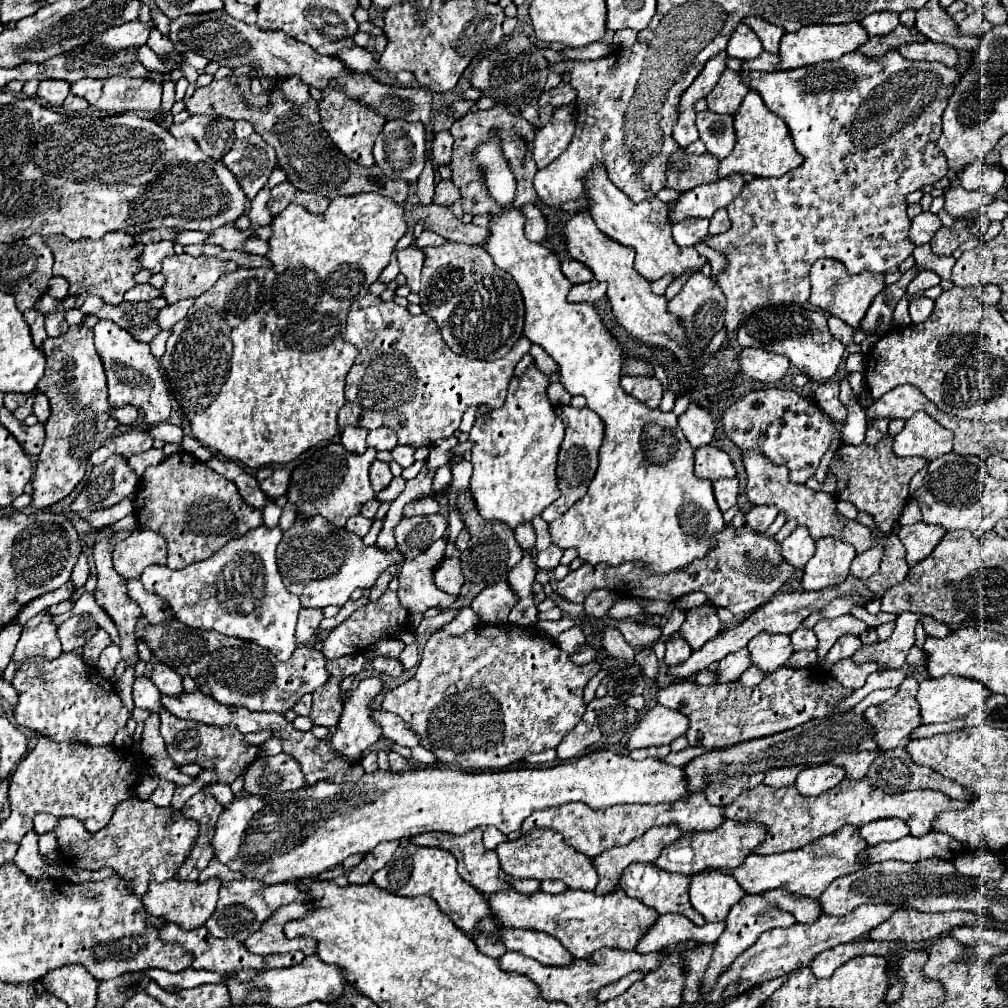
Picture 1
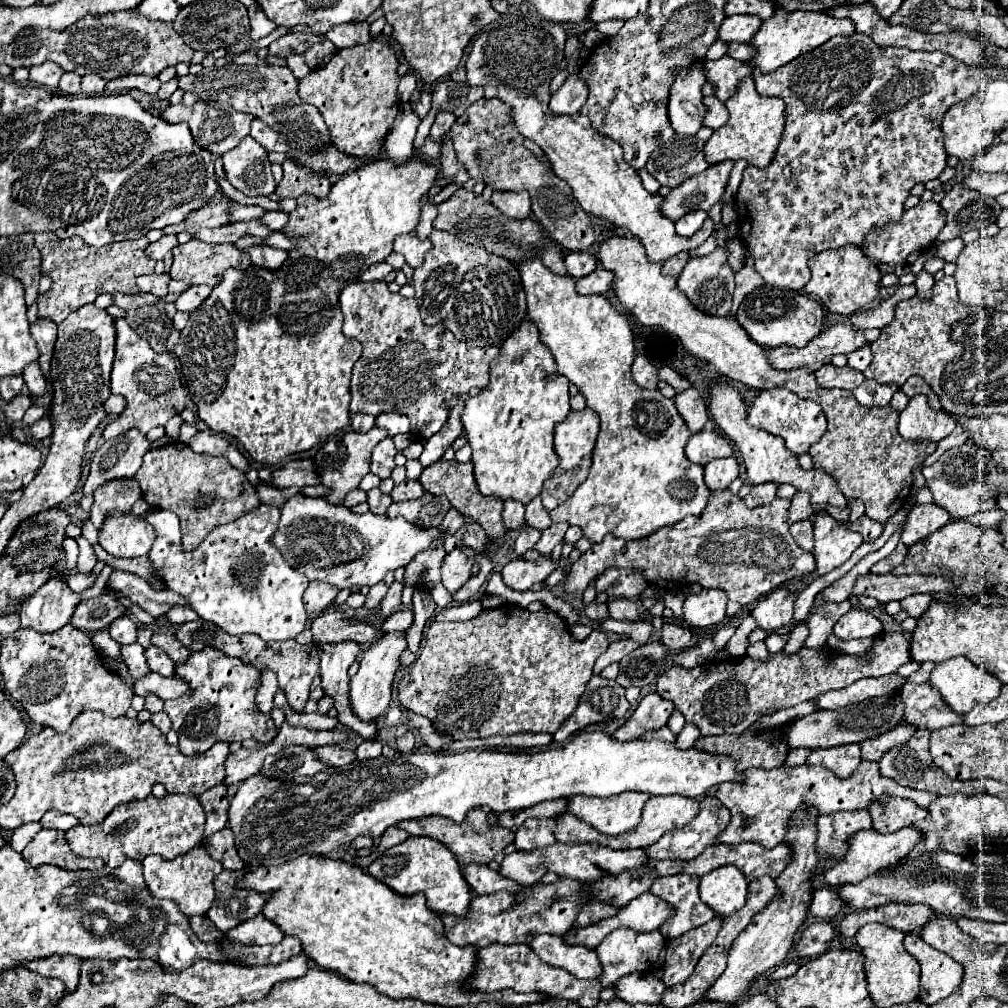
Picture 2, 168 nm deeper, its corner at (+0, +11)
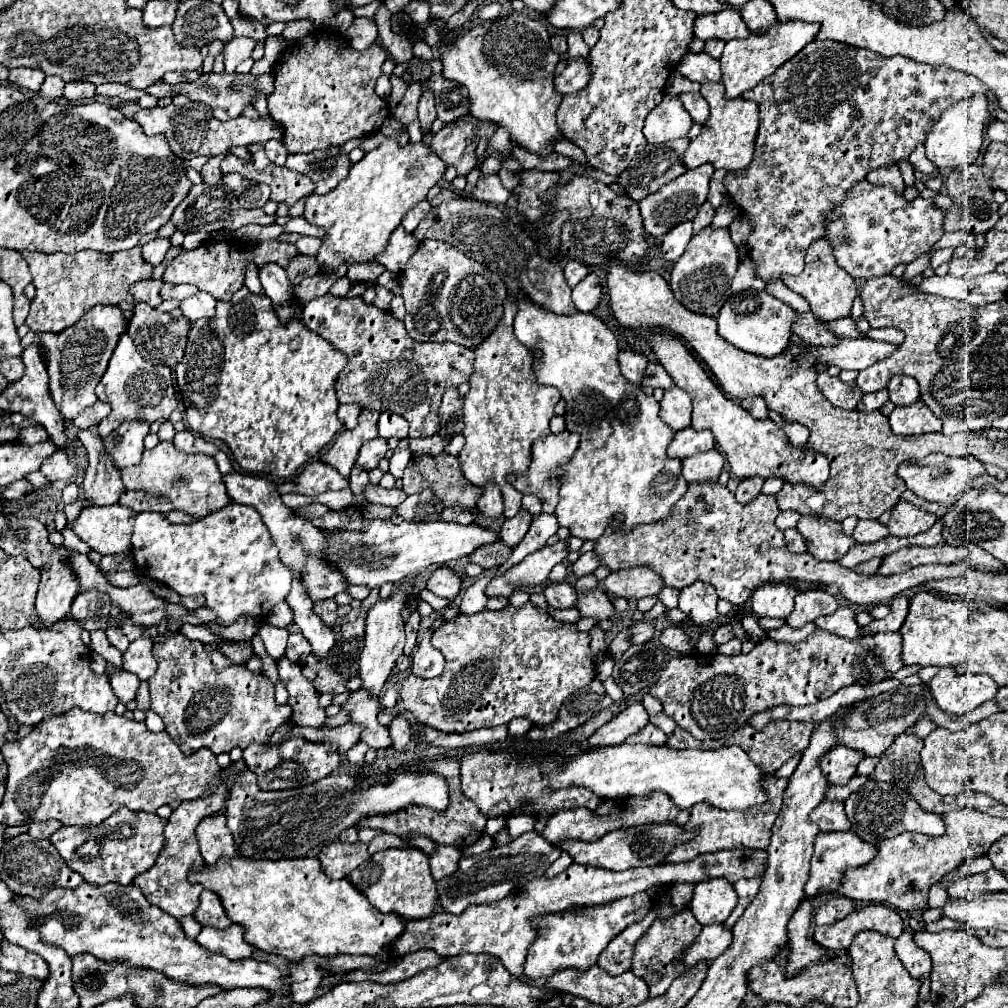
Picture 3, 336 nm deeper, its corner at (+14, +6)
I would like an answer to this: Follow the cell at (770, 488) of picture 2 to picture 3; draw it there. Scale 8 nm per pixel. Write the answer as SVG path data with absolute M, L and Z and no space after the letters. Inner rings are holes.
M752 477L752 479L748 479L748 481L740 481L740 483L738 483L738 489L736 489L736 493L734 493L734 495L736 495L736 501L740 501L742 505L754 501L754 499L760 495L762 485L764 485L764 481L760 481L760 479L756 479L756 477Z

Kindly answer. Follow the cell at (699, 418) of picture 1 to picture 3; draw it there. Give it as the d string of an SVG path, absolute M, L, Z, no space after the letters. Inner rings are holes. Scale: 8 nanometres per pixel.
M680 387L664 391L664 397L660 401L660 419L672 431L682 431L690 427L690 413L692 413L692 403L686 391L682 391Z

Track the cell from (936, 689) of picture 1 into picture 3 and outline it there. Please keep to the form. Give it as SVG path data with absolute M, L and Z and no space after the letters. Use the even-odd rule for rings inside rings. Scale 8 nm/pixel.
M942 667L928 683L938 707L952 715L966 715L990 701L998 685L988 675L958 675L952 667Z

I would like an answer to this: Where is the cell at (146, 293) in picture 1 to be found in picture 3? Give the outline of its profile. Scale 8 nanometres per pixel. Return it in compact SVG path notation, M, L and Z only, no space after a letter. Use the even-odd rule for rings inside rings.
M146 279L146 281L138 281L138 283L132 283L130 285L130 293L134 295L136 301L144 301L148 303L150 307L158 307L162 303L162 297L160 297L160 287L162 287L162 279Z

